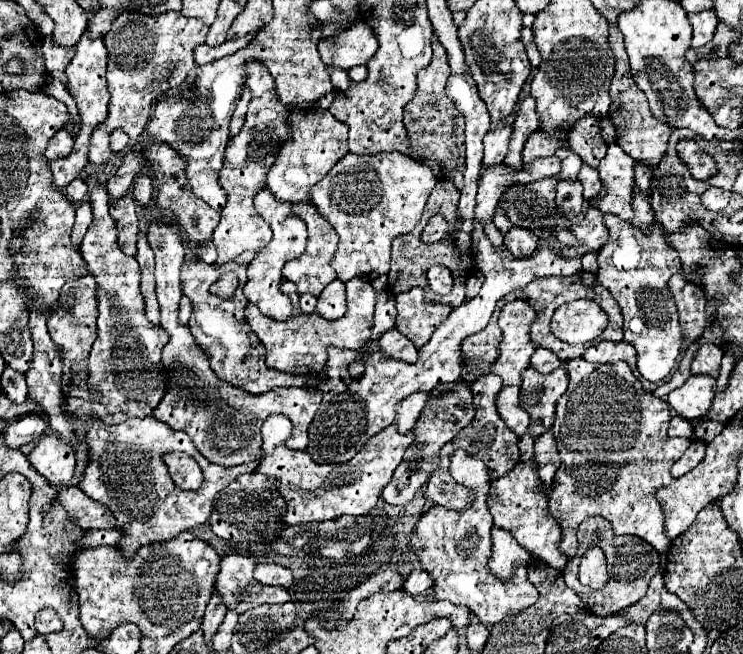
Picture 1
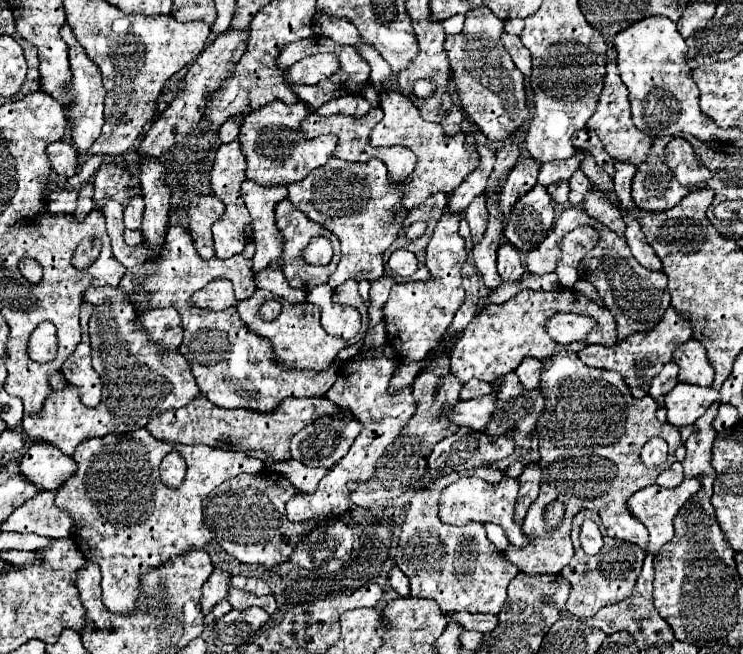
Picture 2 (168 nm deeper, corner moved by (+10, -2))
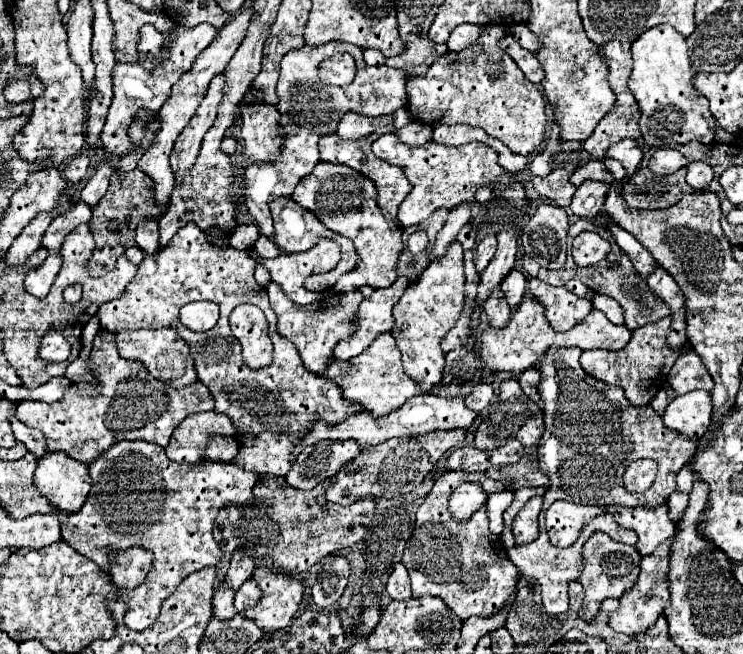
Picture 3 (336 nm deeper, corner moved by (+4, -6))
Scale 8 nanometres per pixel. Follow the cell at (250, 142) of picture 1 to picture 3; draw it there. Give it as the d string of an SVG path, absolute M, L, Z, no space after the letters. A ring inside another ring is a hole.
M241 223L241 225L235 229L235 233L231 235L229 245L231 245L233 249L239 249L239 251L249 251L249 249L253 249L257 237L259 237L257 225Z

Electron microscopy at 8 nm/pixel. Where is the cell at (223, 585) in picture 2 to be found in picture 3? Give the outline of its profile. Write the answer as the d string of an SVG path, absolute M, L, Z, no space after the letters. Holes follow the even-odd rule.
M235 551L231 557L229 571L225 575L225 583L233 589L239 589L255 571L253 555L247 555L247 551Z

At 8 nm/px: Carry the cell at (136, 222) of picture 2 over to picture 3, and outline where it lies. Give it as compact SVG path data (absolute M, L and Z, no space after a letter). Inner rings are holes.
M155 219L145 221L145 223L141 223L137 227L137 231L135 231L135 243L147 255L153 255L153 253L159 251L159 227L157 227Z

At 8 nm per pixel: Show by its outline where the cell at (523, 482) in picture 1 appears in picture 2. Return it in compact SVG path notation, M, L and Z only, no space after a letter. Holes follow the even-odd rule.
M475 477L469 479L459 479L455 483L451 483L443 493L441 493L441 501L439 501L439 517L443 523L449 525L465 525L467 521L477 521L477 523L497 523L503 527L507 539L511 545L515 547L527 547L529 539L527 535L521 531L521 525L513 519L513 507L519 495L519 481L513 477L503 477L501 483L487 483Z

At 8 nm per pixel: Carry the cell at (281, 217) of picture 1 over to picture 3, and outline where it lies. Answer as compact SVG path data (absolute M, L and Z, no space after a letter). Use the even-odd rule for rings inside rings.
M331 41L325 45L317 45L317 47L305 45L301 49L289 51L281 59L277 95L279 95L279 103L275 107L281 113L279 125L281 125L281 135L285 137L279 159L275 159L275 163L247 165L245 179L243 179L247 211L255 217L261 233L267 237L273 235L273 221L271 221L271 211L267 205L275 197L291 197L299 179L313 171L313 167L319 163L319 151L317 151L319 137L331 135L339 119L347 111L365 115L365 117L379 117L379 115L389 115L405 107L405 75L403 71L391 69L387 65L381 65L381 67L367 65L363 61L363 49L351 43ZM335 53L349 53L353 55L357 63L357 75L349 87L325 85L319 81L319 75L317 75L319 63L329 59Z

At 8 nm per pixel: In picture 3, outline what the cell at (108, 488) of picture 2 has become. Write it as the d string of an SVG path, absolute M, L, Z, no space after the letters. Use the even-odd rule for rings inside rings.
M119 441L109 451L105 451L97 461L89 465L89 475L93 479L93 487L87 495L85 505L77 513L69 513L67 523L61 525L63 541L71 545L81 555L95 561L101 569L109 565L109 549L129 549L129 547L143 547L155 555L153 567L147 579L137 589L119 589L119 599L129 605L125 615L125 625L135 631L143 631L155 623L159 617L163 599L167 599L177 585L191 573L217 565L223 557L221 549L213 539L213 523L217 519L219 509L235 505L245 507L247 503L255 503L253 499L253 485L257 475L253 471L245 471L233 463L219 463L219 461L199 461L199 463L175 463L167 459L163 447L147 441Z

